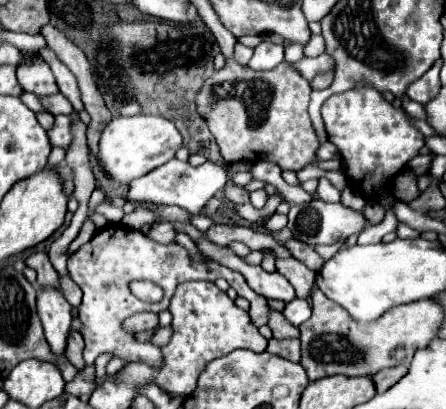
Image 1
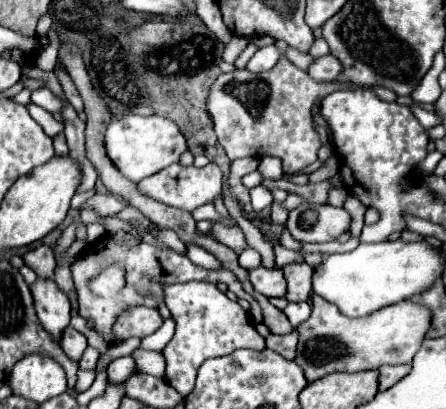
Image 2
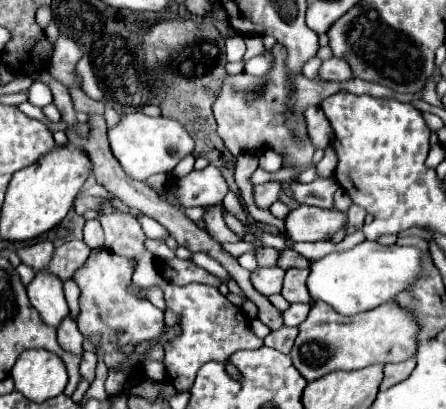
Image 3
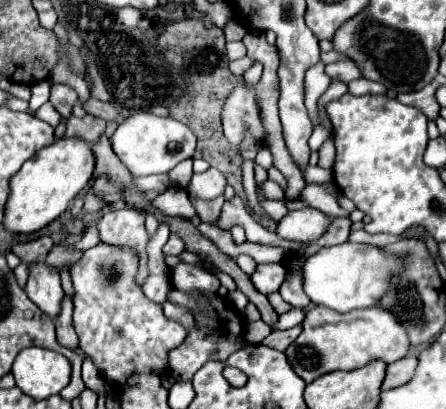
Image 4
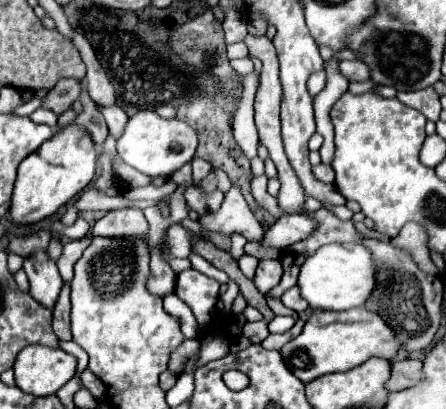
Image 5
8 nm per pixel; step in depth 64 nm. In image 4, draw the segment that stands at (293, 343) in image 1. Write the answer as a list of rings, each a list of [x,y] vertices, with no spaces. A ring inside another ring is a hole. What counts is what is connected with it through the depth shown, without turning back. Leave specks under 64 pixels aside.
[[[294,326],[294,328],[290,328],[290,330],[274,330],[270,336],[266,336],[266,338],[262,340],[262,344],[268,346],[268,348],[274,348],[274,350],[284,352],[284,350],[288,348],[288,344],[294,342],[300,332],[302,332],[300,326]]]

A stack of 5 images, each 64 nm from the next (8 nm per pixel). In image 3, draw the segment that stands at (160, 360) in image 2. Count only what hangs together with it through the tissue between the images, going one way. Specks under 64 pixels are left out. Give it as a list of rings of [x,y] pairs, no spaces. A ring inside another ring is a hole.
[[[146,360],[146,376],[150,376],[152,380],[164,380],[166,378],[166,370],[162,362],[154,362],[154,360]]]

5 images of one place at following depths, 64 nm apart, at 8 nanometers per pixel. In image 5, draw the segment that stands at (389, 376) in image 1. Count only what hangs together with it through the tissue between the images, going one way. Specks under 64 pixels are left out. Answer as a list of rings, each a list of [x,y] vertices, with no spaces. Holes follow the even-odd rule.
[[[420,360],[394,362],[392,364],[392,376],[386,382],[386,388],[390,392],[412,388],[412,384],[418,384],[420,378],[422,378],[422,362]]]

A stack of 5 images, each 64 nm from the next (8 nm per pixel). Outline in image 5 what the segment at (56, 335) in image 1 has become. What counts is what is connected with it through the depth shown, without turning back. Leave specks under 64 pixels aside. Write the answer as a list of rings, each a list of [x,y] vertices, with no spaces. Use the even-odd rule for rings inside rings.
[[[34,252],[34,256],[24,258],[24,272],[30,280],[30,294],[44,306],[52,308],[62,288],[56,262],[48,260],[46,252]]]

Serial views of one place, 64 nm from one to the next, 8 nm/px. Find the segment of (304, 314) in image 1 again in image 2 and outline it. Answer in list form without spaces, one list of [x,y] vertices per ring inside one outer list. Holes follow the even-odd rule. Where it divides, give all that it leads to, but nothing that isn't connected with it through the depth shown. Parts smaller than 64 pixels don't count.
[[[290,302],[284,310],[284,314],[288,316],[290,324],[296,328],[298,324],[302,324],[308,316],[310,316],[310,304],[308,302]]]

